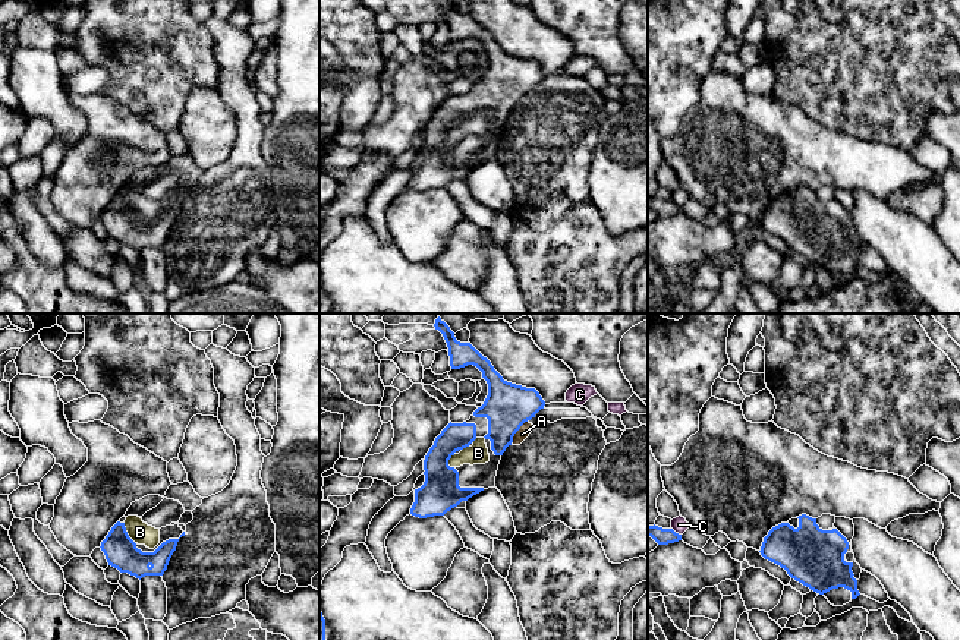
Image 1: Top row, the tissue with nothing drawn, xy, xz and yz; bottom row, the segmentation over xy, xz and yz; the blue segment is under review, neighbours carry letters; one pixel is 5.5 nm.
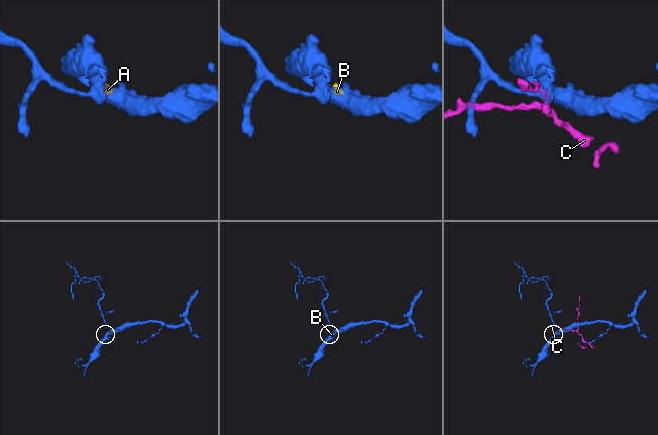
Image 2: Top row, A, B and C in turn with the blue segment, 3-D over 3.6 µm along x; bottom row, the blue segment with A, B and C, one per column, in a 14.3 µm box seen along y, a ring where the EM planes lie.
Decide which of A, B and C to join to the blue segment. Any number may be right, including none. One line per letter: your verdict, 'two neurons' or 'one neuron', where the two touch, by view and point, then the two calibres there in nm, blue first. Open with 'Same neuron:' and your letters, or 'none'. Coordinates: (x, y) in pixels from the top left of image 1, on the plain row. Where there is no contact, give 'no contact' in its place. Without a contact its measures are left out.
Same neuron: B
A: two neurons | xz (516, 103) | 260/70 nm
B: one neuron | xy (126, 205) | 180/120 nm
C: two neurons | yz (674, 204) | 100/90 nm

